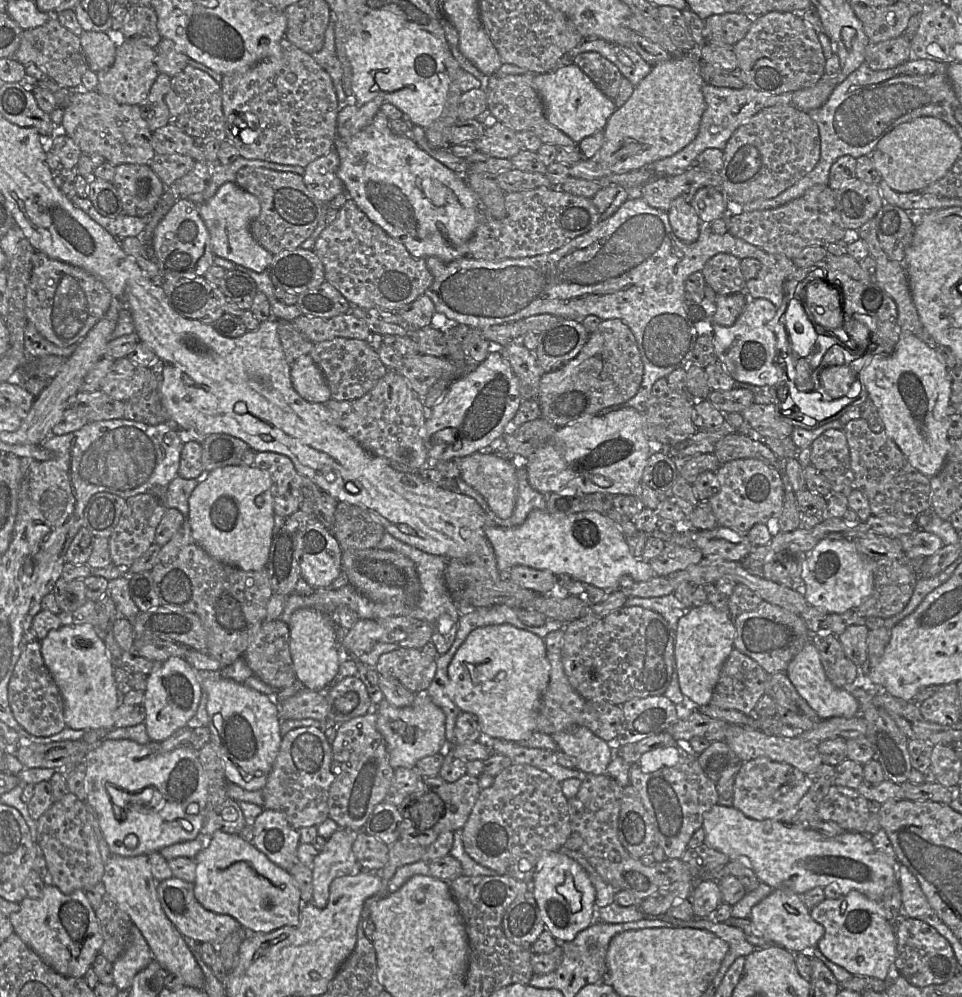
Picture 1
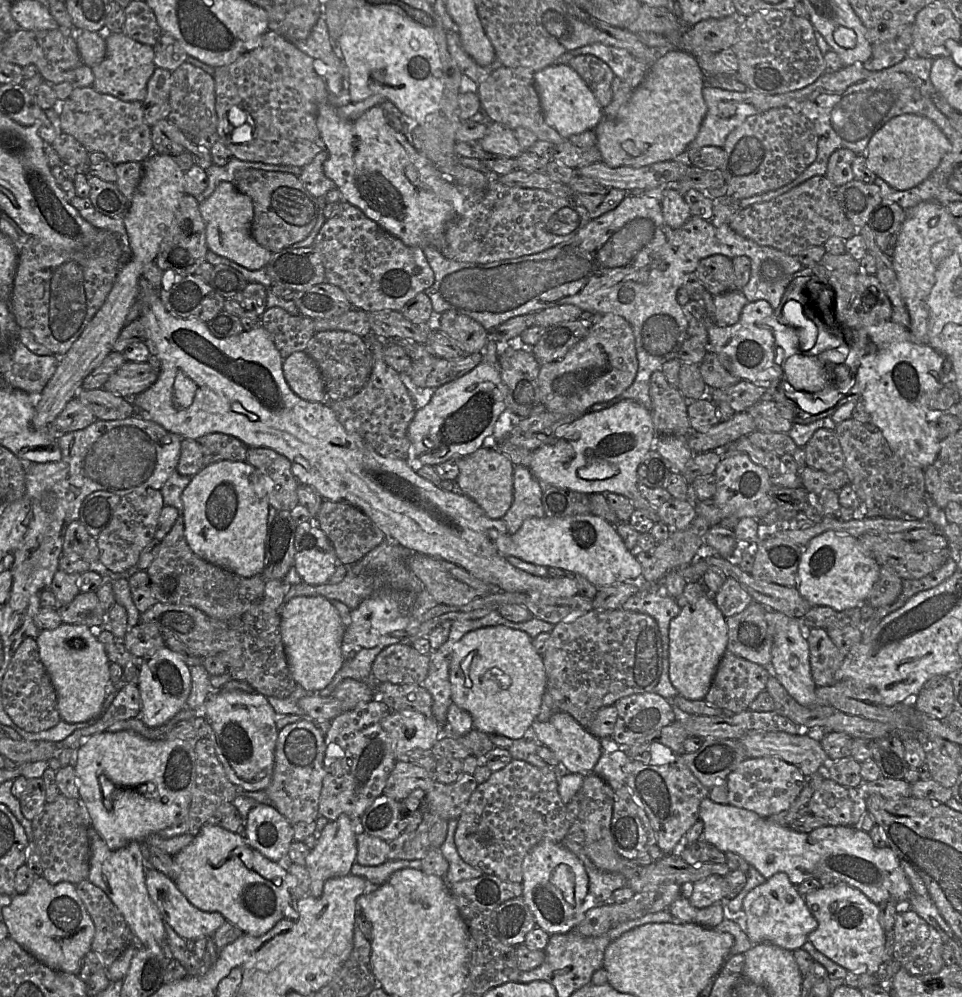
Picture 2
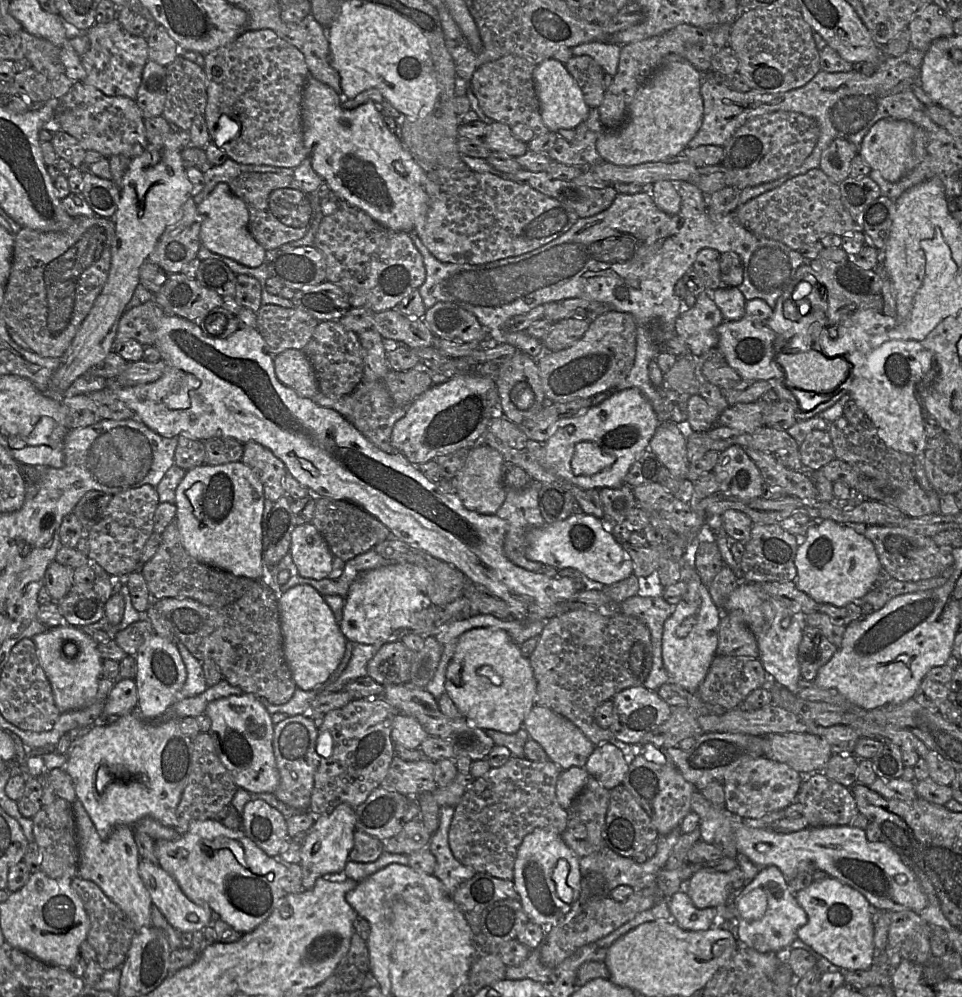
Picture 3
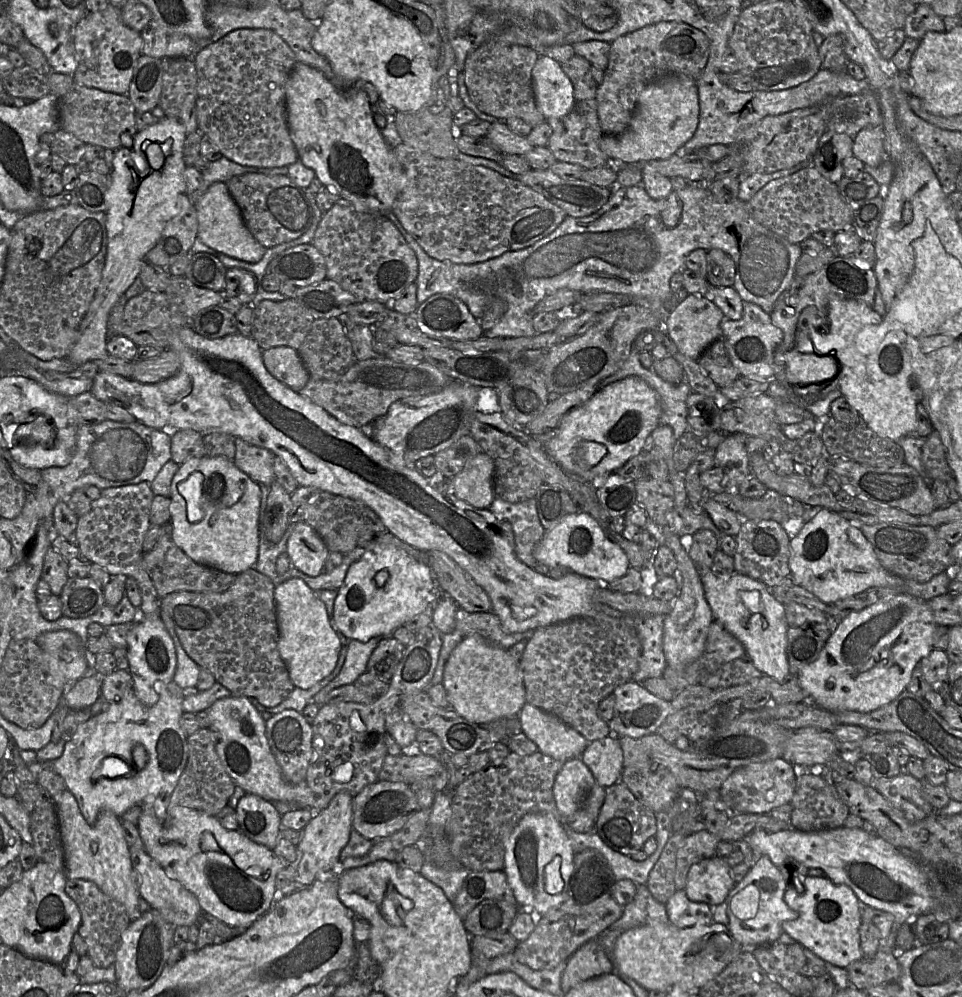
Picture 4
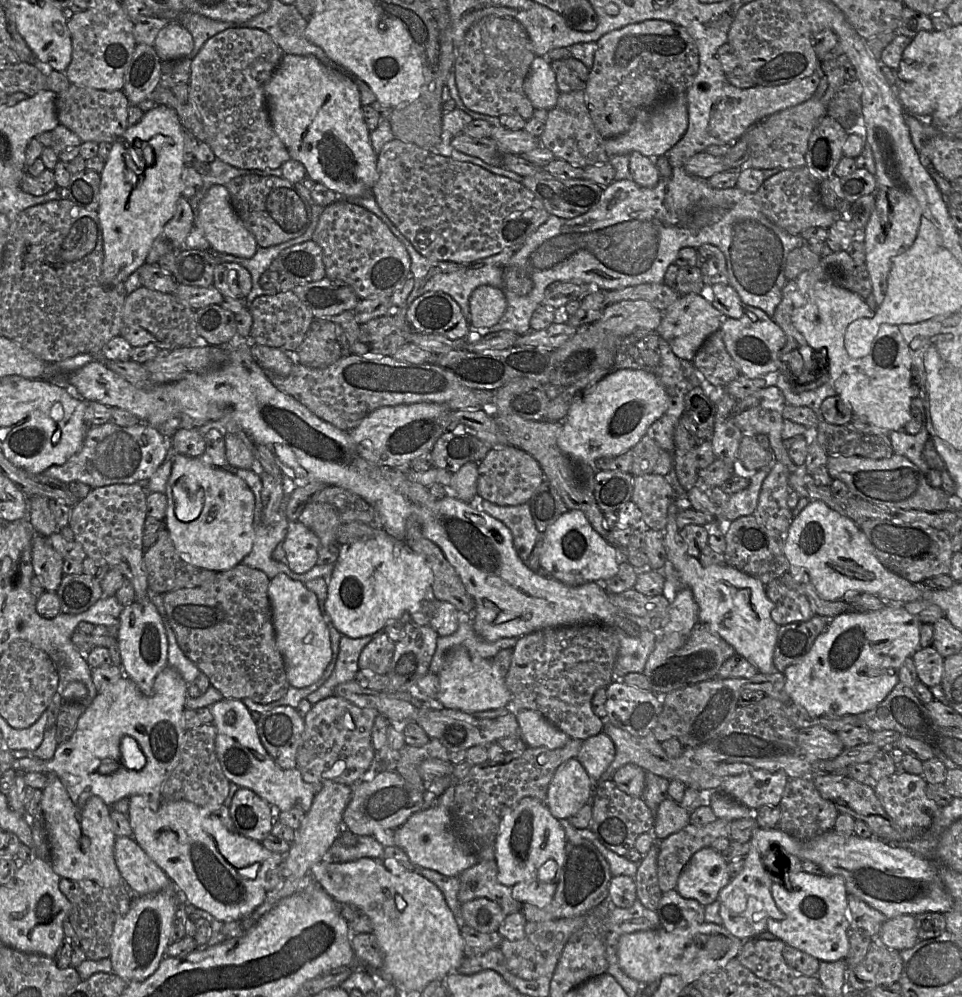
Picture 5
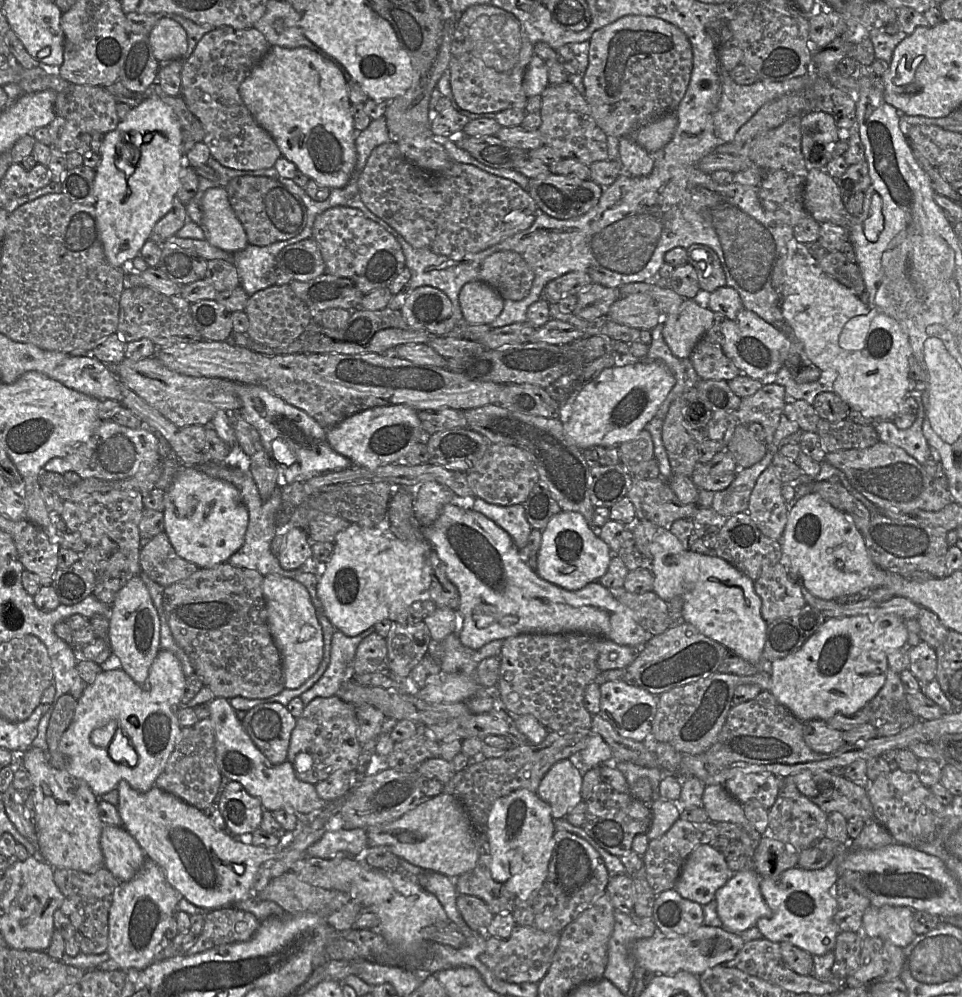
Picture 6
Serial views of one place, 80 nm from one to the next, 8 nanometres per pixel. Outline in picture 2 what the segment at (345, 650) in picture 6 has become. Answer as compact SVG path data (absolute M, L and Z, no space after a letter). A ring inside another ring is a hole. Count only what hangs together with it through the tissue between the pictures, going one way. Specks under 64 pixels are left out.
M389 635L381 638L374 648L360 648L356 650L353 658L345 659L342 668L336 674L332 682L324 689L313 692L312 694L322 697L331 696L336 686L347 678L366 681L371 675L372 665L377 655L387 646L400 643L401 639L399 637Z

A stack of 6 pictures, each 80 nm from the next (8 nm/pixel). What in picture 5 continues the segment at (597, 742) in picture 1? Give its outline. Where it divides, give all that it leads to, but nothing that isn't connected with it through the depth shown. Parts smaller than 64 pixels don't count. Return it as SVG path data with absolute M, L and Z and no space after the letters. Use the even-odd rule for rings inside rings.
M526 709L510 712L515 714L521 737L528 747L555 750L564 747L571 739L539 712Z

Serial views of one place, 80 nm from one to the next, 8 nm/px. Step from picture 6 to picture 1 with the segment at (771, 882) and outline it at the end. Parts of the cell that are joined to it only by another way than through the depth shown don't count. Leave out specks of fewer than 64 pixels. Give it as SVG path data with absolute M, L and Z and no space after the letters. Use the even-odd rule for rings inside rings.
M852 890L837 899L825 899L810 911L811 917L821 924L825 933L817 948L830 961L857 976L885 980L897 956L897 935L894 926L886 918L880 901L872 900L859 891Z

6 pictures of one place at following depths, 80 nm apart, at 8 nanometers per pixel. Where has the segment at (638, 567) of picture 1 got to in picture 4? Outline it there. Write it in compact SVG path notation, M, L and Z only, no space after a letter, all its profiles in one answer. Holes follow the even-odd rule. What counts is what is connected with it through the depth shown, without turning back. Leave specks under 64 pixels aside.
M581 511L564 517L557 526L546 531L534 557L550 569L567 568L574 574L607 583L625 576L630 568L623 550L606 537L592 516Z

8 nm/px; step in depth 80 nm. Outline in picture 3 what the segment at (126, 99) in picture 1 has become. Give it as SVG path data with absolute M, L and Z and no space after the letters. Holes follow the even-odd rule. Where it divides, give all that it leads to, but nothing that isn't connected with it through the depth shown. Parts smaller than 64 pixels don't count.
M118 20L96 22L85 34L90 47L81 56L81 63L86 71L86 77L82 82L99 89L105 95L123 96L135 100L143 69L149 60L146 39L126 32Z

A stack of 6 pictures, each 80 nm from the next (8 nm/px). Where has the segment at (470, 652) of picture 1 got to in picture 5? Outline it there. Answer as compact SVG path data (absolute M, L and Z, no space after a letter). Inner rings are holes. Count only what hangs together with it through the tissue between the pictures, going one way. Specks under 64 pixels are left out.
M464 647L455 648L448 654L438 677L437 701L445 708L473 714L506 708L511 702L511 693L505 684L505 674L501 668L493 659L471 656Z

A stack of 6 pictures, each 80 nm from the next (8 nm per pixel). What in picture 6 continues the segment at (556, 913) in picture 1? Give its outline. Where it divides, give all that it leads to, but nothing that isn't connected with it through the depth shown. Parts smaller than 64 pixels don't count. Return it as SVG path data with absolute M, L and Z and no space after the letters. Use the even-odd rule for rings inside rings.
M520 789L498 799L483 829L485 846L491 857L490 871L493 879L515 897L527 900L547 877L555 831L550 806L537 793Z

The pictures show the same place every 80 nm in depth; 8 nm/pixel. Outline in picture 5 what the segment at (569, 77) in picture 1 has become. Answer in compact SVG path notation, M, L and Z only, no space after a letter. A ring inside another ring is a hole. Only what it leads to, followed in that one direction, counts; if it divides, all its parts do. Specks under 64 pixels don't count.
M536 56L524 82L525 94L535 109L552 109L560 94L550 63L545 57Z

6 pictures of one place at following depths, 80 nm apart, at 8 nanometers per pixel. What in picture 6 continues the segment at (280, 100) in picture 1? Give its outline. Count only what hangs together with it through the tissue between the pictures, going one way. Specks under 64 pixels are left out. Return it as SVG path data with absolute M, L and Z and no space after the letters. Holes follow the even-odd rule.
M221 26L206 33L192 54L184 59L181 71L181 96L204 129L203 143L225 167L236 170L272 168L282 153L273 137L260 126L239 94L240 84L271 49L257 29Z

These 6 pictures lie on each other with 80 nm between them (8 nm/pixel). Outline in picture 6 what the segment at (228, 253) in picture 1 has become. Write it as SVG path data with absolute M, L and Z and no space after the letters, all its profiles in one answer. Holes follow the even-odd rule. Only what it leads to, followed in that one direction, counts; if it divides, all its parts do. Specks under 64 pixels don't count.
M225 187L205 191L201 226L211 245L229 253L243 250L249 244L246 232L229 203Z

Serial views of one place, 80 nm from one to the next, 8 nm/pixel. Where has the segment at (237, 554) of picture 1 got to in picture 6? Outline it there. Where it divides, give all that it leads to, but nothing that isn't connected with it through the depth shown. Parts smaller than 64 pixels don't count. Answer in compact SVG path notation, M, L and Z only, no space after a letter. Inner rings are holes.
M192 465L180 467L164 495L164 533L178 556L199 568L227 563L243 543L248 525L248 510L238 489Z

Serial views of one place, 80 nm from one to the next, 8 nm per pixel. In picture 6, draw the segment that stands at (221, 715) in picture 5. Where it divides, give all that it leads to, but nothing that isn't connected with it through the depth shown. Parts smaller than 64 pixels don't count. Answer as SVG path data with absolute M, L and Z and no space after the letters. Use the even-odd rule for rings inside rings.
M214 697L208 706L214 729L216 764L224 778L240 783L251 796L260 800L265 810L271 812L286 810L306 815L328 803L317 795L313 784L298 779L289 761L275 765L268 760L245 731L241 715L228 699Z

